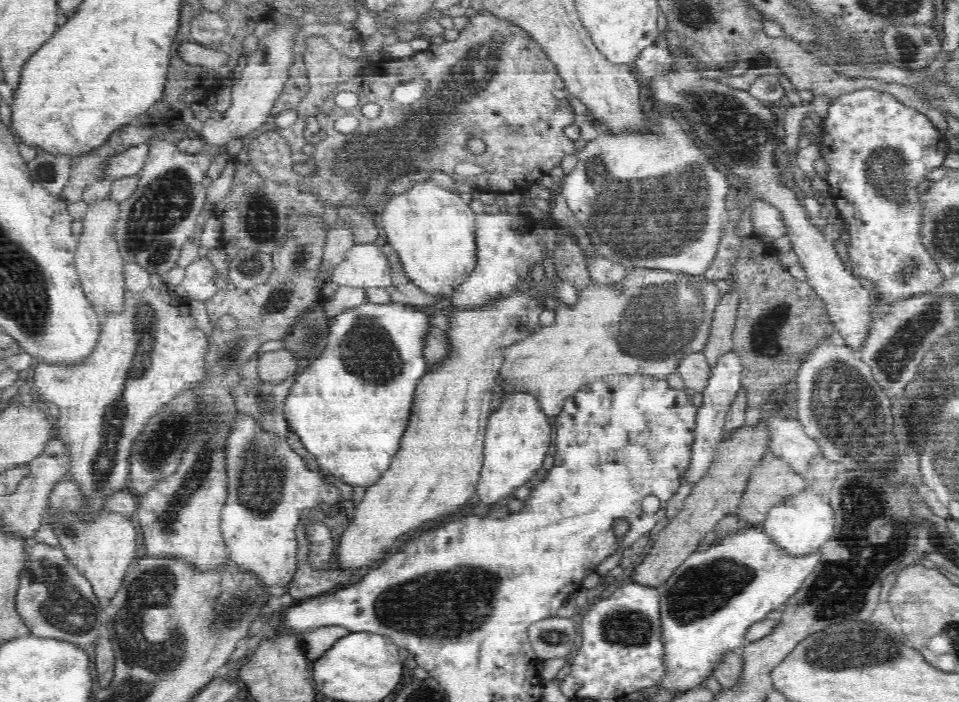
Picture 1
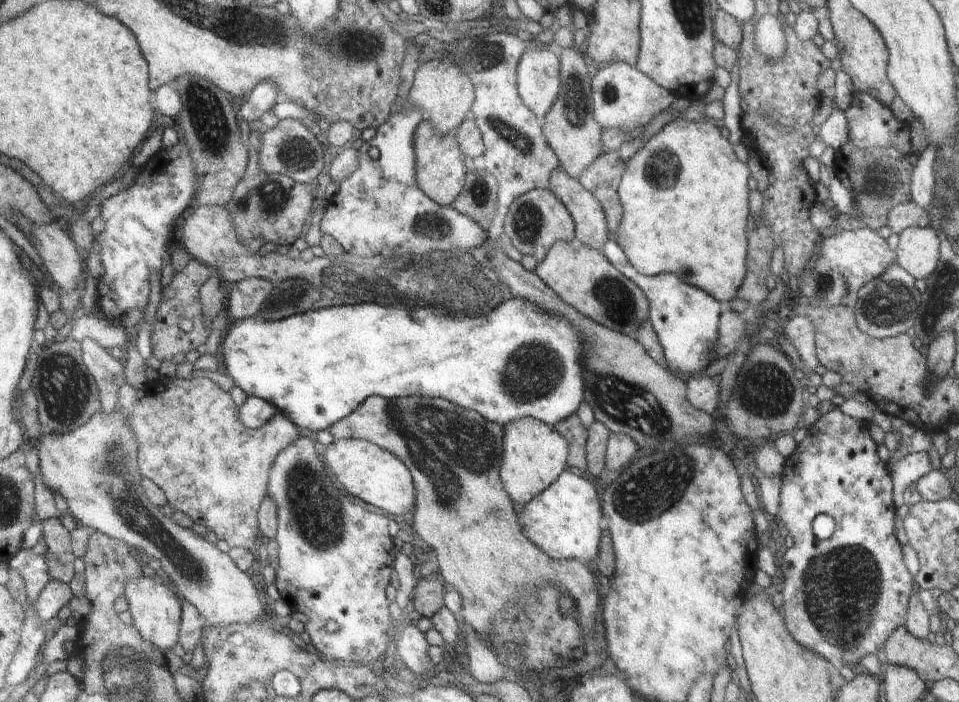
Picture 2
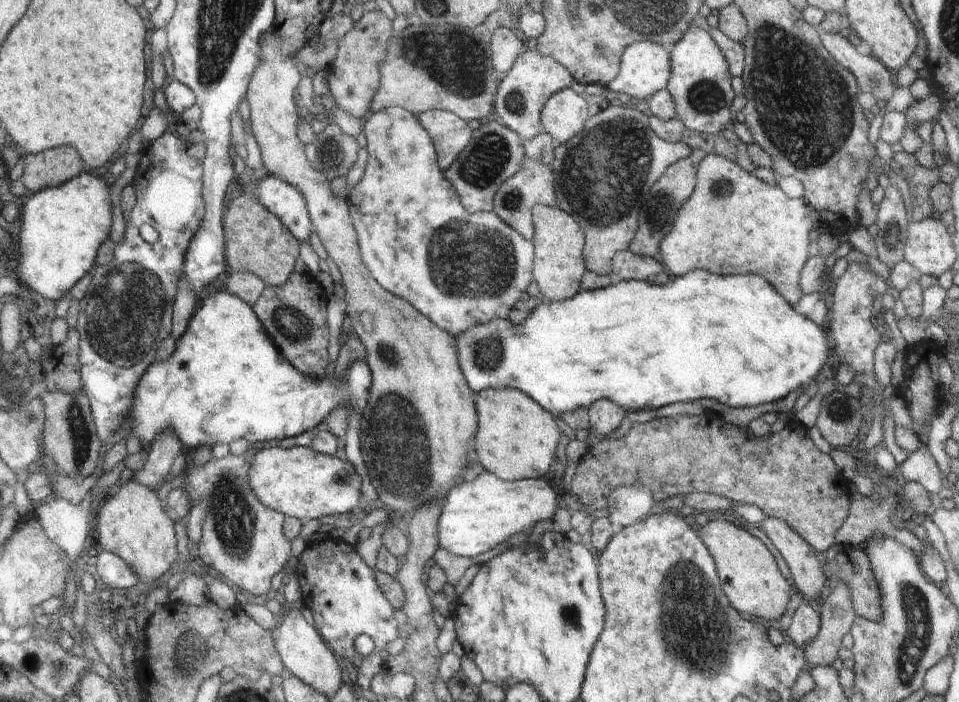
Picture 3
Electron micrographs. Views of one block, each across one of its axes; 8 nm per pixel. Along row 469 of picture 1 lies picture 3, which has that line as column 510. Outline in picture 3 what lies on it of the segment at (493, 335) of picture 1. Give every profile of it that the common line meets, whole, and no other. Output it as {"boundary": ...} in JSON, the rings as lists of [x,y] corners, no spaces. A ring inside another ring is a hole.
{"boundary":[[[509,387],[478,394],[480,442],[476,442],[479,464],[504,481],[538,479],[556,458],[560,430],[552,417],[524,392]]]}

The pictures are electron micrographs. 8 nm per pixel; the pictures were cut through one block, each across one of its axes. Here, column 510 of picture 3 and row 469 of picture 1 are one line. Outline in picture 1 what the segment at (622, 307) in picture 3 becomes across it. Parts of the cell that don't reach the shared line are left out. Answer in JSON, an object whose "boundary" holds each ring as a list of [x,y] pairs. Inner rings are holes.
{"boundary":[[[367,300],[360,306],[346,308],[342,314],[336,315],[334,326],[330,328],[329,342],[327,343],[325,353],[316,362],[312,362],[309,369],[298,373],[295,377],[294,385],[283,403],[283,414],[289,426],[288,429],[297,434],[304,448],[316,457],[320,470],[324,473],[332,474],[338,480],[353,487],[372,486],[384,472],[388,471],[394,456],[400,448],[403,434],[409,424],[414,394],[417,393],[418,383],[428,369],[425,358],[425,344],[426,337],[429,336],[431,329],[430,316],[426,315],[422,309],[416,306],[402,305],[401,303],[374,304]]]}

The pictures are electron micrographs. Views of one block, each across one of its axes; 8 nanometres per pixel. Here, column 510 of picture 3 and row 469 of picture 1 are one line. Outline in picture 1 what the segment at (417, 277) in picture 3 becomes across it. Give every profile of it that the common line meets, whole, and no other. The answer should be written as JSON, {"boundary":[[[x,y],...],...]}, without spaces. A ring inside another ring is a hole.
{"boundary":[[[240,411],[237,412],[237,415],[233,418],[231,430],[225,439],[225,451],[223,453],[227,466],[226,474],[228,484],[226,502],[223,504],[222,510],[220,510],[219,525],[220,529],[222,529],[222,538],[226,543],[227,557],[230,559],[230,561],[234,561],[234,563],[236,563],[240,569],[254,573],[254,575],[262,579],[263,584],[266,584],[266,586],[273,590],[278,585],[282,586],[282,584],[285,584],[285,586],[289,586],[292,578],[294,578],[295,572],[297,571],[297,546],[294,531],[296,530],[296,526],[300,524],[300,512],[302,512],[302,510],[306,510],[306,508],[312,508],[312,506],[316,506],[316,504],[320,504],[320,502],[326,502],[326,504],[338,503],[342,500],[342,498],[340,498],[340,492],[338,492],[338,490],[336,490],[332,484],[324,482],[324,480],[322,480],[318,474],[310,472],[310,470],[306,468],[306,464],[302,462],[302,458],[300,458],[296,452],[292,452],[292,450],[290,450],[290,446],[288,446],[288,444],[286,444],[282,438],[278,438],[278,436],[274,436],[274,434],[264,432],[264,430],[260,428],[260,424],[258,424],[256,420],[252,420],[252,415],[248,415]]]}

